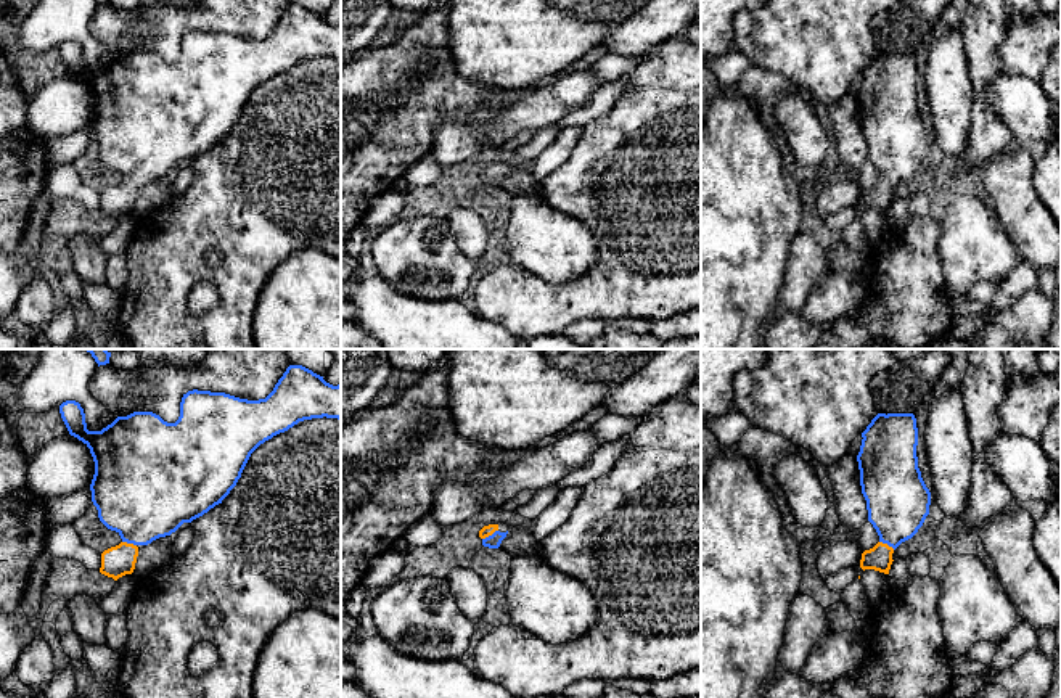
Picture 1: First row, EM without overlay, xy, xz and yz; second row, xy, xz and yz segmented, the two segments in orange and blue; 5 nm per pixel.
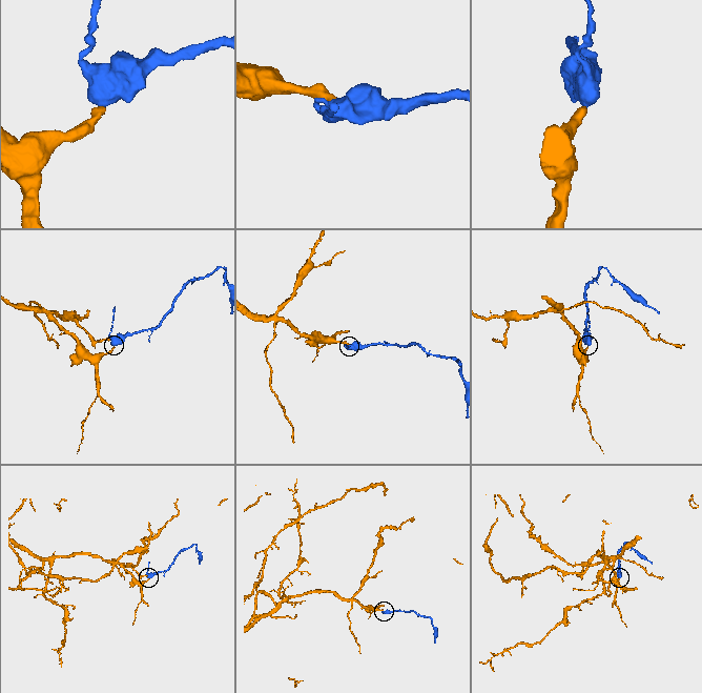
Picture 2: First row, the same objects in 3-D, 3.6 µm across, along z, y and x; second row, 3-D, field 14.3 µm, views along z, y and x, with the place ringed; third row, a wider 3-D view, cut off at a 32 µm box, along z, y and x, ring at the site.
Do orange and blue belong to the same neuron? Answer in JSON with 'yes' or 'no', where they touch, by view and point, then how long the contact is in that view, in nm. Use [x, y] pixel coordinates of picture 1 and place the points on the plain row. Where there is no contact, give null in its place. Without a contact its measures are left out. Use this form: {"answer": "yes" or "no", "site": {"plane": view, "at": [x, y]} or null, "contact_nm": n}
{"answer": "yes", "site": {"plane": "xz", "at": [489, 174]}, "contact_nm": 90}

